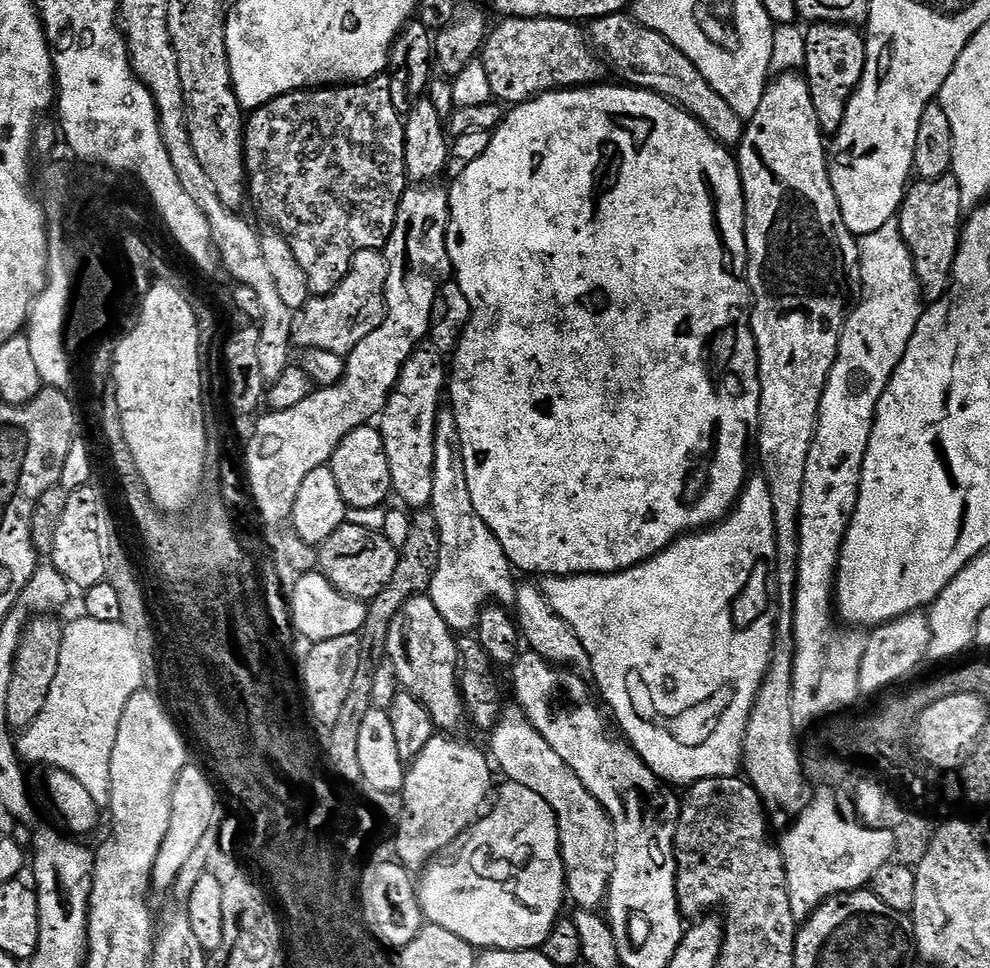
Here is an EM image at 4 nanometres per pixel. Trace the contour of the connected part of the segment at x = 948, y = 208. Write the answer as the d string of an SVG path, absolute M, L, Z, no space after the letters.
M950 174L937 180L917 179L904 193L904 202L898 213L900 232L912 249L913 257L944 256L944 268L948 270L956 261L965 219L966 205L962 202L962 190Z

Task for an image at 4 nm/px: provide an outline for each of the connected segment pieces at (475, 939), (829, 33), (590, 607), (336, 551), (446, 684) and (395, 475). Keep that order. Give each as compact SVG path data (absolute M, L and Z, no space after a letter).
M511 782L505 785L496 800L496 809L489 816L481 815L455 850L423 869L424 877L418 880L420 905L427 923L442 926L442 930L450 930L450 934L458 934L458 938L477 950L540 950L552 927L561 919L564 900L566 904L559 828L554 810L542 797L534 794L534 790Z
M827 22L813 23L804 33L804 41L806 58L802 72L810 86L810 98L814 98L818 126L825 134L834 134L842 126L842 118L846 118L846 106L862 82L868 61L868 42L859 27Z
M752 474L752 475L749 475L749 477L748 477L748 479L747 479L747 481L746 481L746 483L745 483L745 485L744 485L744 490L743 490L743 492L741 492L741 493L740 493L740 499L739 499L739 500L737 500L737 501L736 501L736 503L735 503L735 505L734 505L734 507L733 507L733 509L732 509L732 511L731 511L731 512L729 512L729 513L728 513L728 515L727 515L727 516L725 516L725 517L724 517L724 519L723 519L723 520L721 520L721 521L719 521L719 522L717 522L717 523L715 523L715 524L713 524L713 525L711 525L711 526L709 526L709 527L707 527L707 528L705 528L705 529L703 529L703 530L697 530L697 531L695 531L695 532L693 532L693 533L691 533L691 534L689 534L689 535L687 535L687 536L682 536L682 537L680 537L680 539L678 539L678 540L676 540L676 541L675 541L675 542L674 542L674 543L672 543L672 544L671 544L671 546L670 546L670 547L668 547L668 548L664 548L664 549L663 549L663 550L662 550L662 551L660 551L660 553L658 553L658 555L656 555L656 556L652 556L652 557L651 557L651 558L650 558L650 559L648 559L648 560L647 560L647 561L646 561L646 562L642 562L642 563L641 563L641 564L639 564L639 565L638 565L638 566L634 566L634 567L633 567L633 568L627 568L627 569L626 569L626 571L625 571L625 572L610 572L610 573L607 573L607 574L585 574L585 575L582 575L582 576L546 576L546 577L543 577L543 579L541 579L541 580L540 580L540 581L539 581L539 586L540 586L540 588L541 588L541 589L542 589L542 591L543 591L543 592L544 592L544 593L545 593L545 594L546 594L546 598L547 598L547 599L548 599L548 601L549 601L549 602L550 602L550 606L554 606L554 610L555 610L555 611L556 611L556 612L557 612L557 614L559 614L559 615L560 615L560 616L561 616L561 618L563 618L563 619L564 619L564 621L566 621L566 623L567 623L567 624L569 624L569 626L571 626L571 627L572 627L572 629L573 629L573 630L575 630L575 631L576 631L576 633L577 633L577 634L578 634L578 638L579 638L579 639L580 639L580 641L581 641L581 642L582 642L582 646L586 646L586 654L587 654L587 655L588 655L588 657L589 657L589 658L590 658L590 662L591 662L591 663L592 663L592 670L591 670L591 673L590 673L590 676L591 676L591 679L592 679L592 680L593 680L593 681L594 681L594 684L595 684L595 680L594 680L594 679L596 679L596 684L597 684L597 686L598 686L598 687L600 687L600 692L601 692L601 694L602 694L602 695L604 695L604 700L605 700L605 701L604 701L604 700L603 700L603 703L604 703L604 704L605 704L605 705L607 705L607 704L606 704L606 703L608 703L608 704L609 704L609 706L610 706L610 707L612 707L612 712L613 712L613 714L614 714L614 715L616 715L616 720L617 720L617 722L618 722L618 723L620 723L620 728L621 728L621 730L622 730L622 731L624 731L624 732L625 732L625 733L624 733L624 732L621 732L621 733L623 733L623 735L624 735L624 736L625 736L625 737L626 737L626 739L627 739L627 741L628 741L628 743L629 743L629 744L631 744L631 745L632 745L632 747L633 747L633 748L635 748L635 750L636 750L636 753L638 753L638 755L639 755L639 756L640 756L640 757L641 757L641 758L643 758L643 760L644 760L644 761L645 761L645 762L646 762L646 766L650 766L650 767L651 767L651 768L652 768L652 773L653 773L653 774L654 774L654 775L656 775L656 776L659 776L659 777L660 777L660 779L661 779L661 781L664 781L664 782L667 782L667 783L668 783L668 780L669 780L669 782L670 782L670 783L672 783L672 784L683 784L683 786L689 786L689 785L692 785L692 784L693 784L693 783L695 783L695 782L696 782L696 781L697 781L697 780L702 780L702 779L716 779L716 778L726 778L726 777L727 777L727 776L736 776L736 775L737 775L737 773L739 773L739 772L740 772L740 771L741 771L741 768L742 768L742 761L743 761L743 758L744 758L744 735L745 735L745 734L746 734L746 726L747 726L747 725L748 725L748 719L749 719L749 718L750 718L750 714L751 714L751 713L752 713L752 703L753 703L753 702L754 702L754 698L755 698L755 697L756 697L756 695L757 695L757 694L758 694L758 690L759 690L759 689L760 689L760 684L761 684L761 682L762 682L762 681L763 681L763 680L764 680L764 675L765 675L765 674L766 674L766 670L767 670L767 669L768 669L768 663L769 663L769 662L770 662L770 658L771 658L771 657L772 657L772 647L773 647L773 646L774 646L774 634L775 634L775 633L776 633L776 610L775 610L775 607L774 607L774 592L773 592L773 588L774 588L774 569L775 569L775 566L776 566L776 531L775 531L775 530L774 530L774 502L770 502L770 490L769 490L769 489L768 489L768 484L767 484L767 482L765 482L765 480L764 480L764 478L763 478L763 475L760 475L760 474Z
M347 522L338 526L338 530L334 530L334 534L326 538L326 542L318 545L319 572L342 594L365 602L371 602L375 596L382 594L382 590L386 590L386 582L390 582L390 577L394 575L394 569L399 561L399 551L385 538L383 531L366 530L366 526L354 526Z
M412 596L404 610L390 622L386 659L394 666L401 689L418 698L441 733L455 733L455 728L465 723L466 711L458 679L457 637L442 614L438 614L438 606L434 606L431 596Z
M421 346L412 351L412 357L402 366L402 374L394 386L392 396L388 399L382 415L378 420L378 427L384 445L386 458L390 458L390 478L395 499L400 499L405 509L424 510L431 505L434 494L434 434L436 433L436 419L442 407L440 395L446 392L446 360L438 349L431 346Z

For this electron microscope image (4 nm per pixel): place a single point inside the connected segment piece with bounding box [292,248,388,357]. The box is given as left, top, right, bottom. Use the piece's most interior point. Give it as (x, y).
(337, 321)

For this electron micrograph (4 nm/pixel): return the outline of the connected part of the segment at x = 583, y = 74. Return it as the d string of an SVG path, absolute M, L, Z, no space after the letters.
M514 16L499 21L501 24L491 29L482 49L482 62L490 81L490 90L497 101L508 106L524 104L533 96L544 92L554 92L566 88L587 88L601 83L606 72L606 64L592 47L589 37L579 23L571 20L552 20L548 16Z

